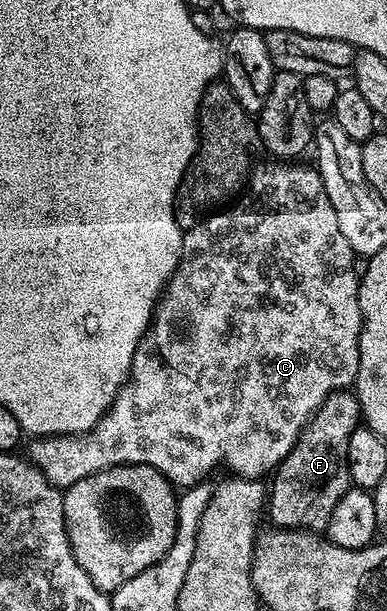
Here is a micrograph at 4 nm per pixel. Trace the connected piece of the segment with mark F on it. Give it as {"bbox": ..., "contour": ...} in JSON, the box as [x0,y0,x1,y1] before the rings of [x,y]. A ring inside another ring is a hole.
{"bbox":[267,391,363,531],"contour":[[[338,391],[333,393],[329,398],[323,402],[319,408],[315,411],[315,415],[311,420],[305,424],[303,431],[297,436],[297,442],[295,447],[282,459],[281,464],[277,466],[275,472],[272,474],[273,485],[271,481],[271,488],[267,493],[267,514],[274,521],[272,523],[278,530],[282,529],[301,529],[312,531],[325,531],[329,528],[329,520],[331,515],[335,511],[335,507],[339,503],[339,499],[343,499],[343,495],[351,488],[351,482],[349,479],[349,468],[347,467],[347,443],[351,443],[351,431],[355,431],[361,424],[363,418],[361,416],[361,404],[357,398],[356,392],[353,391]]]}

